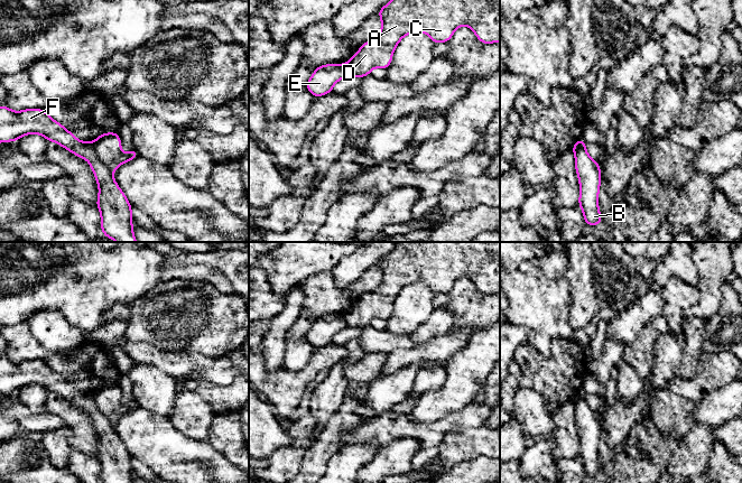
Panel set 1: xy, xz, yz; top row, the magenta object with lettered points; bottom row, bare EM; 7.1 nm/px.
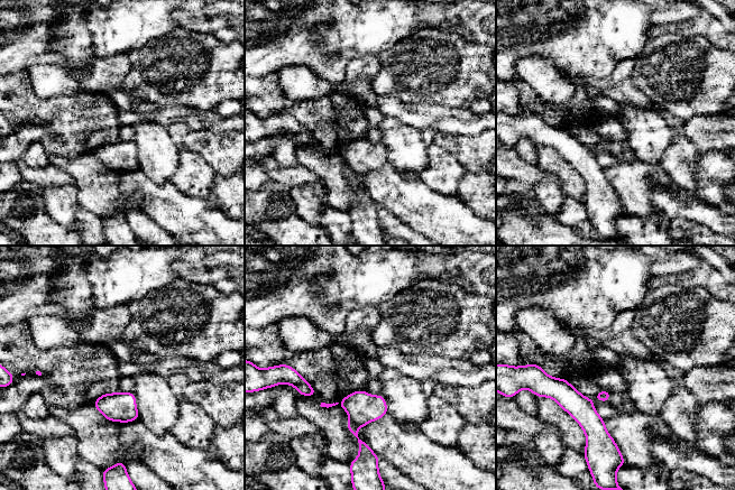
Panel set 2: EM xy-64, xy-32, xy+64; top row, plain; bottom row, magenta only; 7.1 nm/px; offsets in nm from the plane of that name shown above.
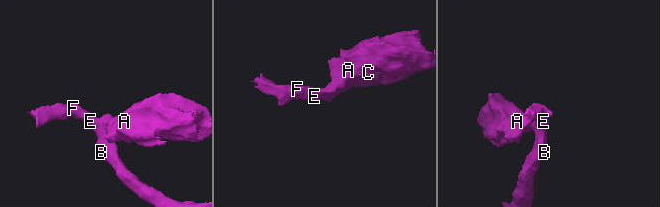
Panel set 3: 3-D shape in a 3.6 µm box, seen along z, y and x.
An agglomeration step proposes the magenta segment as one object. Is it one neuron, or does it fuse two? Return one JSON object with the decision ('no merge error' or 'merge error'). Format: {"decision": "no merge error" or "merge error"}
{"decision": "merge error"}

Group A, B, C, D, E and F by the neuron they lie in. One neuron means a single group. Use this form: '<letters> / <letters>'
A C D / B E F

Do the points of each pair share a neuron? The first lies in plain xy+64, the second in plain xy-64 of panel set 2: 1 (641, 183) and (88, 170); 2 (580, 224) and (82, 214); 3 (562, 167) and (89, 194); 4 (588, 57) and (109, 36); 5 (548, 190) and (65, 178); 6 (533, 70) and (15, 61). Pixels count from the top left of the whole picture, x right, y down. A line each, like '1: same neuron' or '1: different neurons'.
1: different neurons
2: same neuron
3: same neuron
4: same neuron
5: different neurons
6: different neurons

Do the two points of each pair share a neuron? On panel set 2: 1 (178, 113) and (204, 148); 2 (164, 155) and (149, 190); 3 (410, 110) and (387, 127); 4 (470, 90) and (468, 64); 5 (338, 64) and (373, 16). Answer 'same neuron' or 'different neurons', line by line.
1: different neurons
2: different neurons
3: different neurons
4: same neuron
5: same neuron

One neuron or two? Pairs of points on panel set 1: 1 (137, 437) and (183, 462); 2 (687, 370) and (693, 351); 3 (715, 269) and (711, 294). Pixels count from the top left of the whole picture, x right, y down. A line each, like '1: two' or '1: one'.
1: one
2: one
3: one

